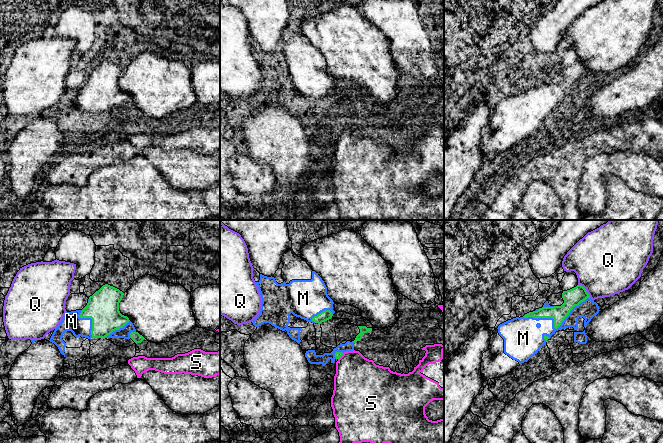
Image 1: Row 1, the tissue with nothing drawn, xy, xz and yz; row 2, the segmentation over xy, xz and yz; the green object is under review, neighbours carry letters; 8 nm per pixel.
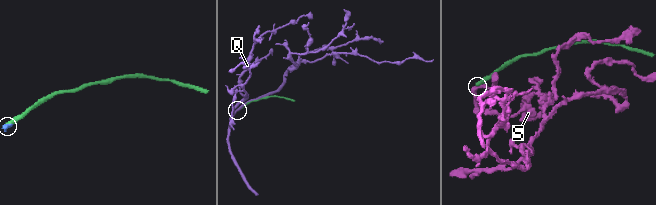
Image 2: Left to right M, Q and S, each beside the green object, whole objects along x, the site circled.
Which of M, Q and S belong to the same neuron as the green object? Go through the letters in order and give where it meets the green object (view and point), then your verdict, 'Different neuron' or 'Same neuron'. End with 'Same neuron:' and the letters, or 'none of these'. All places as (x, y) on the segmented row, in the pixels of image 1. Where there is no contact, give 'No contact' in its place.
M: Touches green at yz (554, 327). Same neuron
Q: Touches green at yz (585, 290). Different neuron
S: Touches green at xz (341, 355). Different neuron
Same neuron: M

